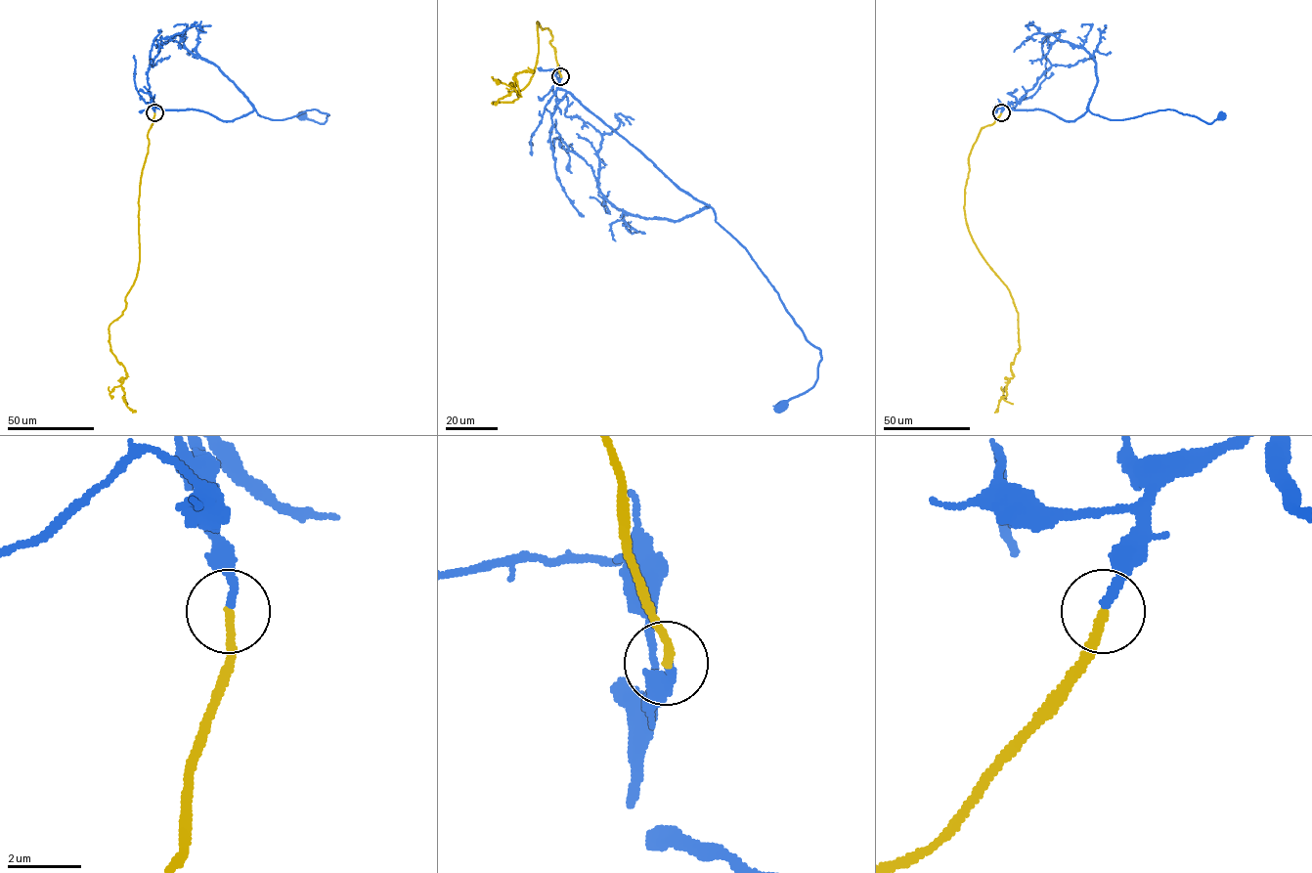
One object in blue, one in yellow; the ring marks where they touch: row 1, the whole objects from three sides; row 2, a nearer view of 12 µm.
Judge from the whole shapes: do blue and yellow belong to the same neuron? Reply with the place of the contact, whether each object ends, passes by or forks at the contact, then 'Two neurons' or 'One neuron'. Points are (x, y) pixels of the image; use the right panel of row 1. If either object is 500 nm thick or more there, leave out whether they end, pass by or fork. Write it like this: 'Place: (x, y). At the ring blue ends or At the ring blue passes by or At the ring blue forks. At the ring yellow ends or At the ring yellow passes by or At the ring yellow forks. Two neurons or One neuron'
Place: (1001, 112). At the ring blue ends. At the ring yellow ends. One neuron

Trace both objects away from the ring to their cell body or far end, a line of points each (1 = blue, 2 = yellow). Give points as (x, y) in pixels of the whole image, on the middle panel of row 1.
1: (561, 76), (559, 88), (710, 205), (820, 350), (813, 386), (783, 408)
2: (561, 76), (551, 32), (538, 21), (534, 72), (516, 100), (492, 103), (519, 95), (510, 85), (528, 67)

